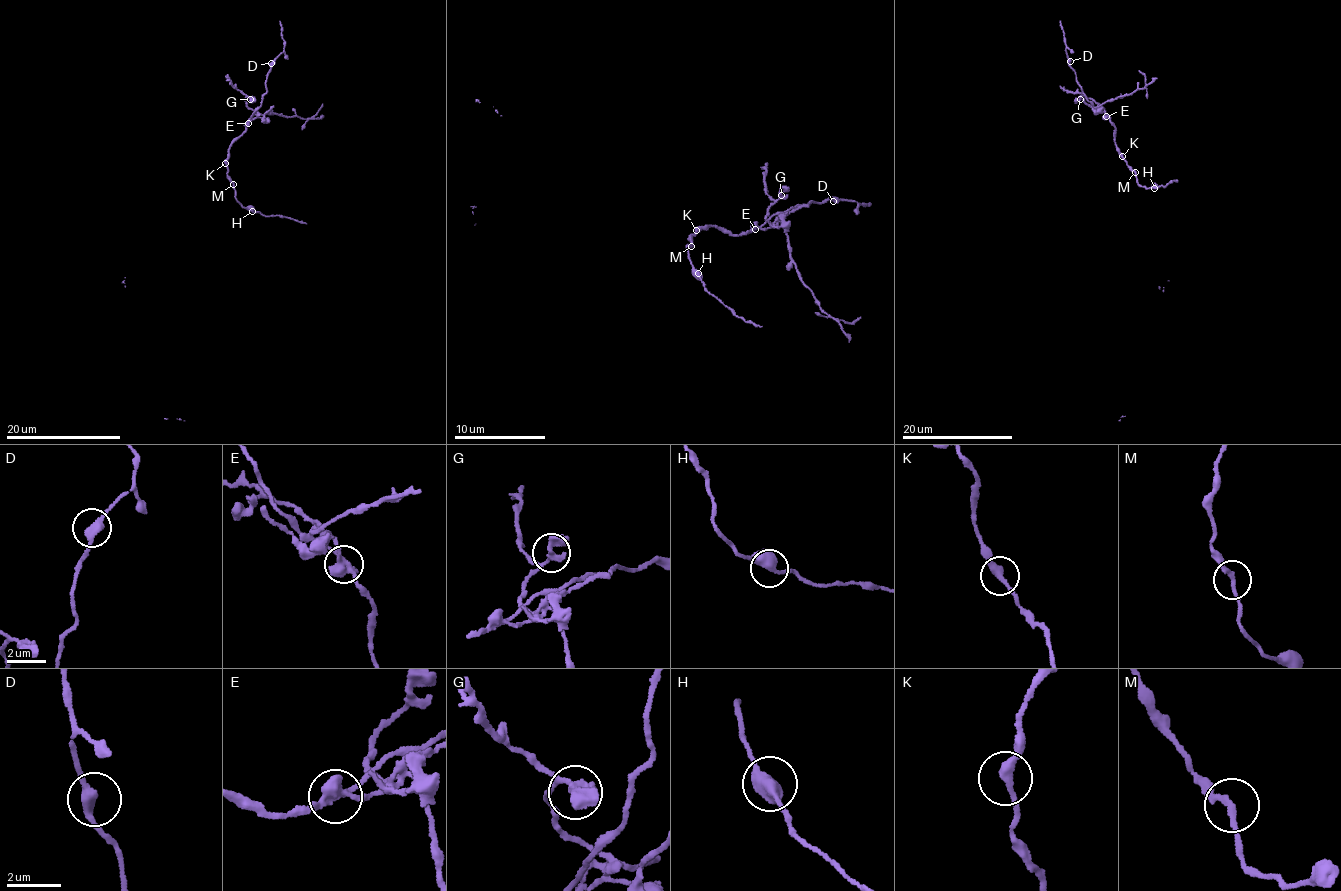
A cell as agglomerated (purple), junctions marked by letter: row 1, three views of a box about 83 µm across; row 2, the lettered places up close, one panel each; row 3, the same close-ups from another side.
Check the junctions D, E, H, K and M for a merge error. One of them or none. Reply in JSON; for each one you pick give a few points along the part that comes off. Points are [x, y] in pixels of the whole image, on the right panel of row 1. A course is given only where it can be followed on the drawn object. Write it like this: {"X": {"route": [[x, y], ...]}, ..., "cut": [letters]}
{"E": {"route": [[1107, 115], [1100, 105], [1145, 87], [1144, 75], [1139, 70]]}, "cut": ["E"]}

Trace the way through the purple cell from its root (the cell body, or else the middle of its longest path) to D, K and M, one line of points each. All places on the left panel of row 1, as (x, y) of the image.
D: (236, 202), (227, 173), (228, 148), (244, 133), (258, 109), (266, 91), (266, 77), (271, 63)
K: (236, 202), (226, 162)
M: (236, 202), (233, 184)

